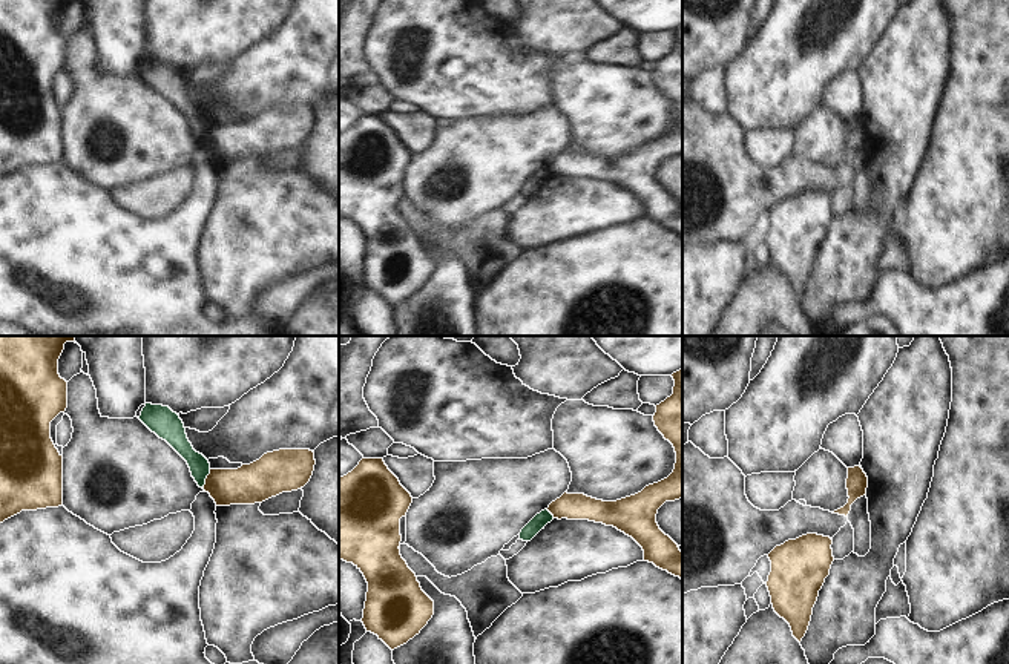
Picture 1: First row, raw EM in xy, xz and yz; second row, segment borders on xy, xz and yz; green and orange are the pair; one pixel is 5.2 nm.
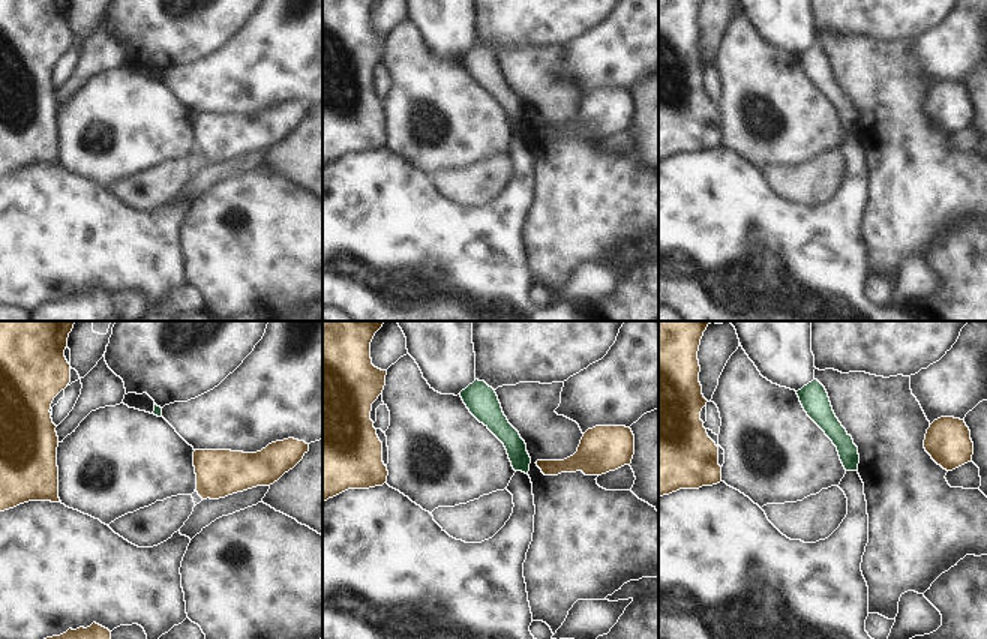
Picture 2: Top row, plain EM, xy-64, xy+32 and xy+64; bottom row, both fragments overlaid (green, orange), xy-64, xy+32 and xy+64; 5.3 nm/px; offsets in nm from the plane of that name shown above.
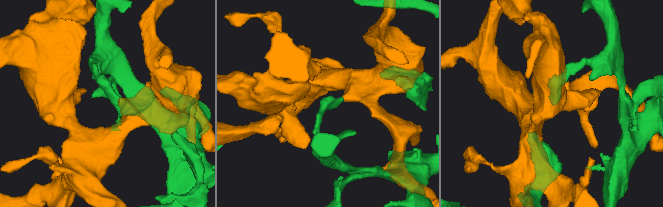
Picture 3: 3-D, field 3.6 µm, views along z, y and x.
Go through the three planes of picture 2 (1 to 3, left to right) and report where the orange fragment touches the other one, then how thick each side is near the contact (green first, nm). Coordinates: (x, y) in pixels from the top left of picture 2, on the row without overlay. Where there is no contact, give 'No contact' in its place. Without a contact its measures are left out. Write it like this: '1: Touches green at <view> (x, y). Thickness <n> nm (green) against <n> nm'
1: No contact
2: No contact
3: No contact.

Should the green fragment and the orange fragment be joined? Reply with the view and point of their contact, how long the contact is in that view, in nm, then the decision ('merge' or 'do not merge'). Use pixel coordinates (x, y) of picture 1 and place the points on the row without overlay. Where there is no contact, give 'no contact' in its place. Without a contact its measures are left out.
xy (206, 134) | 110 nm | do not merge

